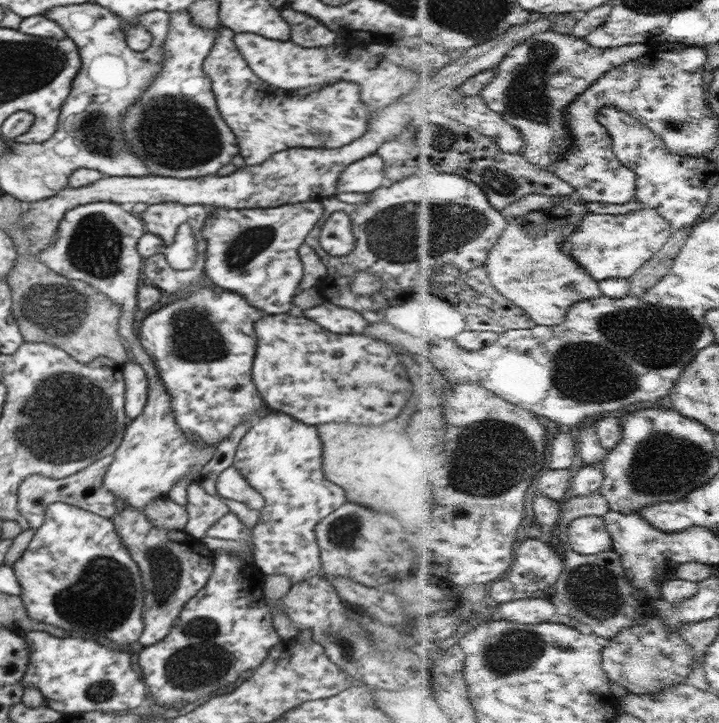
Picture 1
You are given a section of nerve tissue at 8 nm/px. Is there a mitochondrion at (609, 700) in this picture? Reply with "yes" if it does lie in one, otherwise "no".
no

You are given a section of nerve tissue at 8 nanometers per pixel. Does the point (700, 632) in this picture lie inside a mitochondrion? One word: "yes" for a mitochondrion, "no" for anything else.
no

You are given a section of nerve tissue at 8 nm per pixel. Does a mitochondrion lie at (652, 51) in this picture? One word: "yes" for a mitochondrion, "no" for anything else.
no

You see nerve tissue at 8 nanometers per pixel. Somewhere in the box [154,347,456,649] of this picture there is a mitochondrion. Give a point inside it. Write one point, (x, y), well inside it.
(350, 522)

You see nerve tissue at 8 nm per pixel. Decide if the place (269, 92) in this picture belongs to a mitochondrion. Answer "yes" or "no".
no

